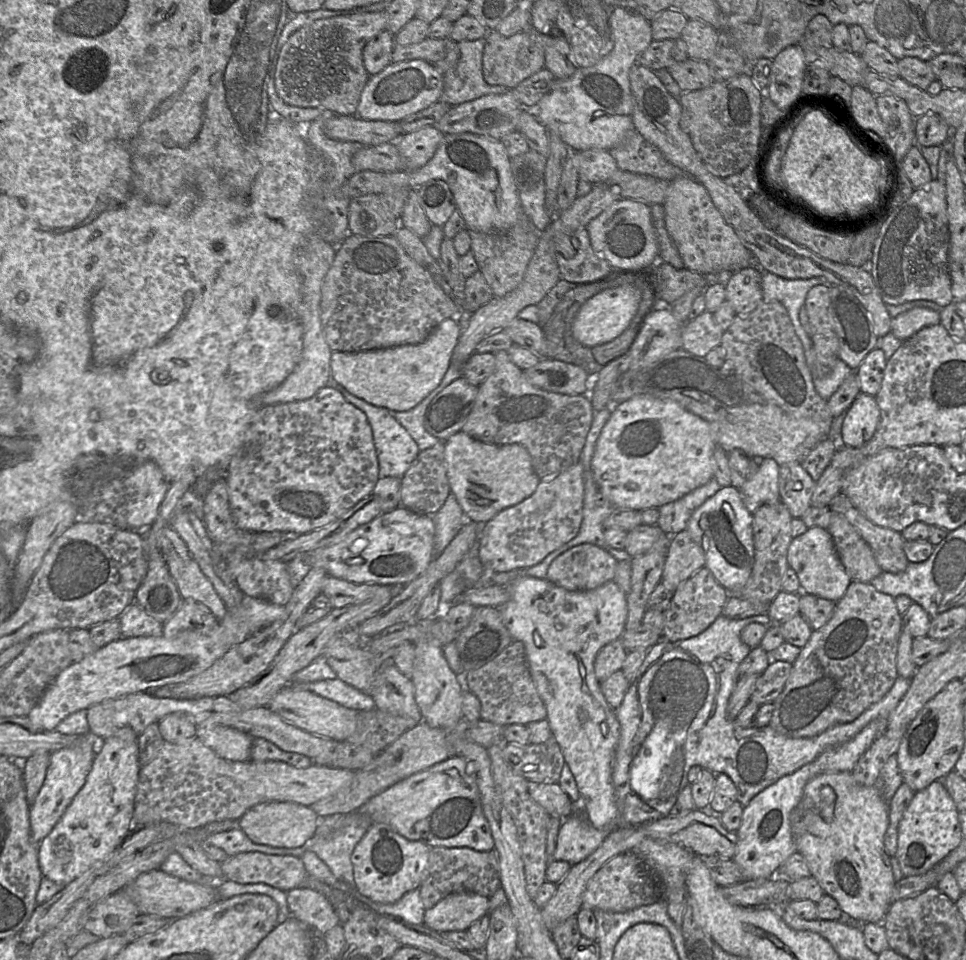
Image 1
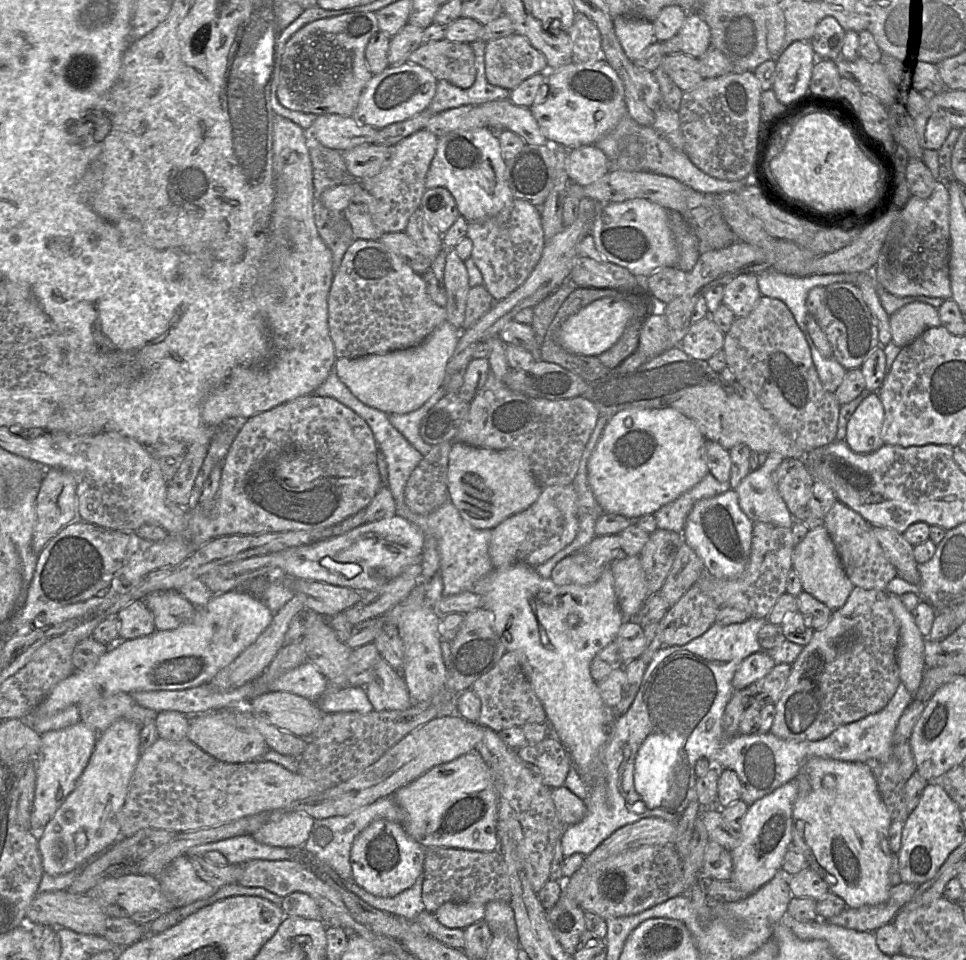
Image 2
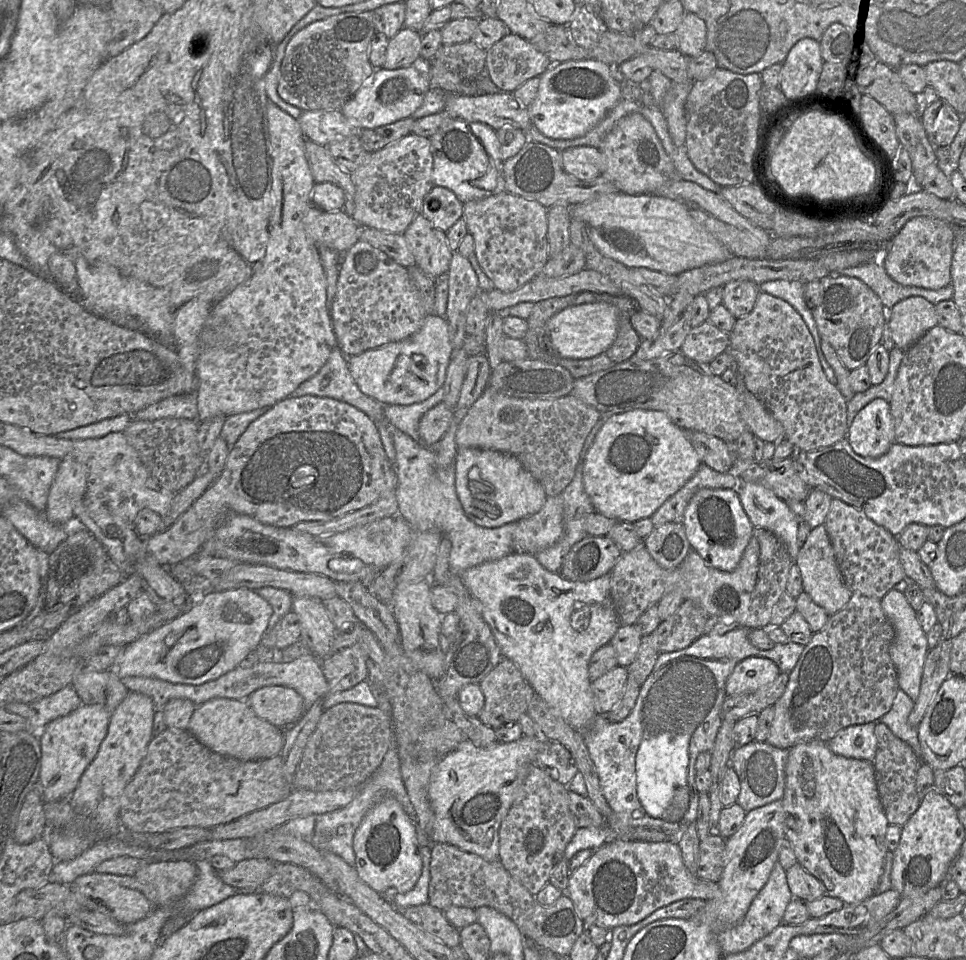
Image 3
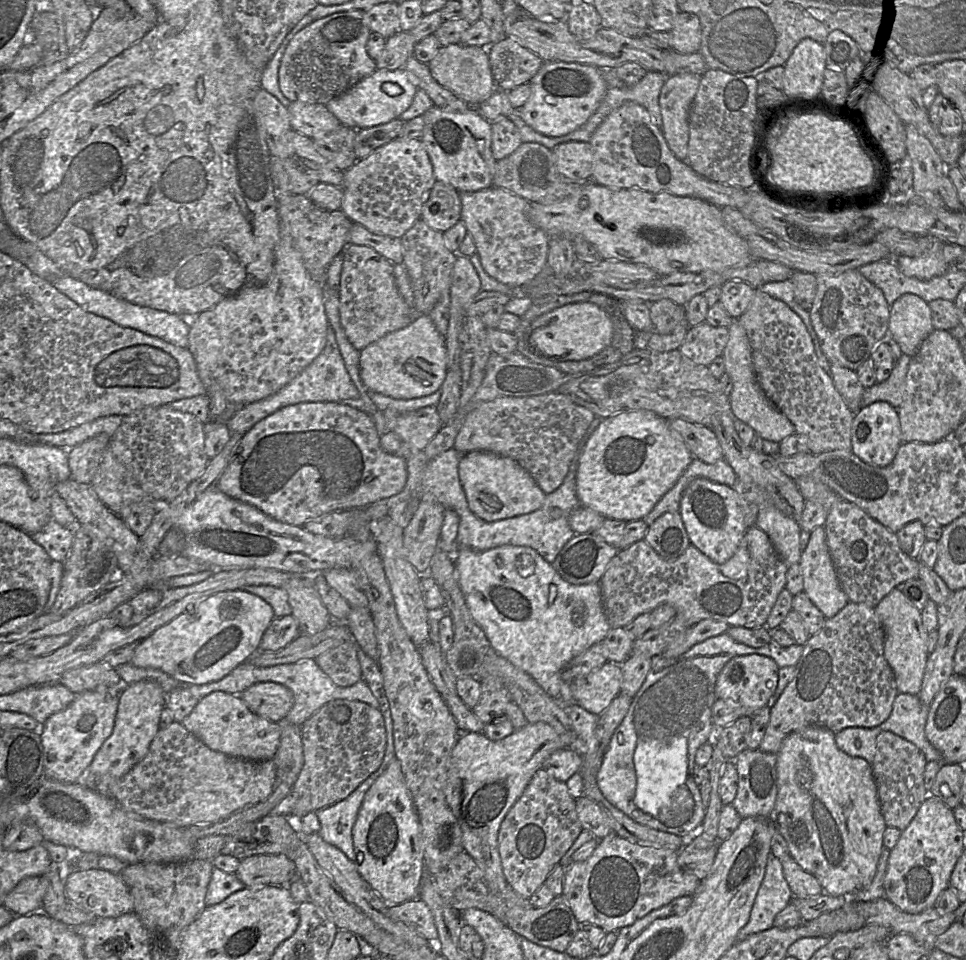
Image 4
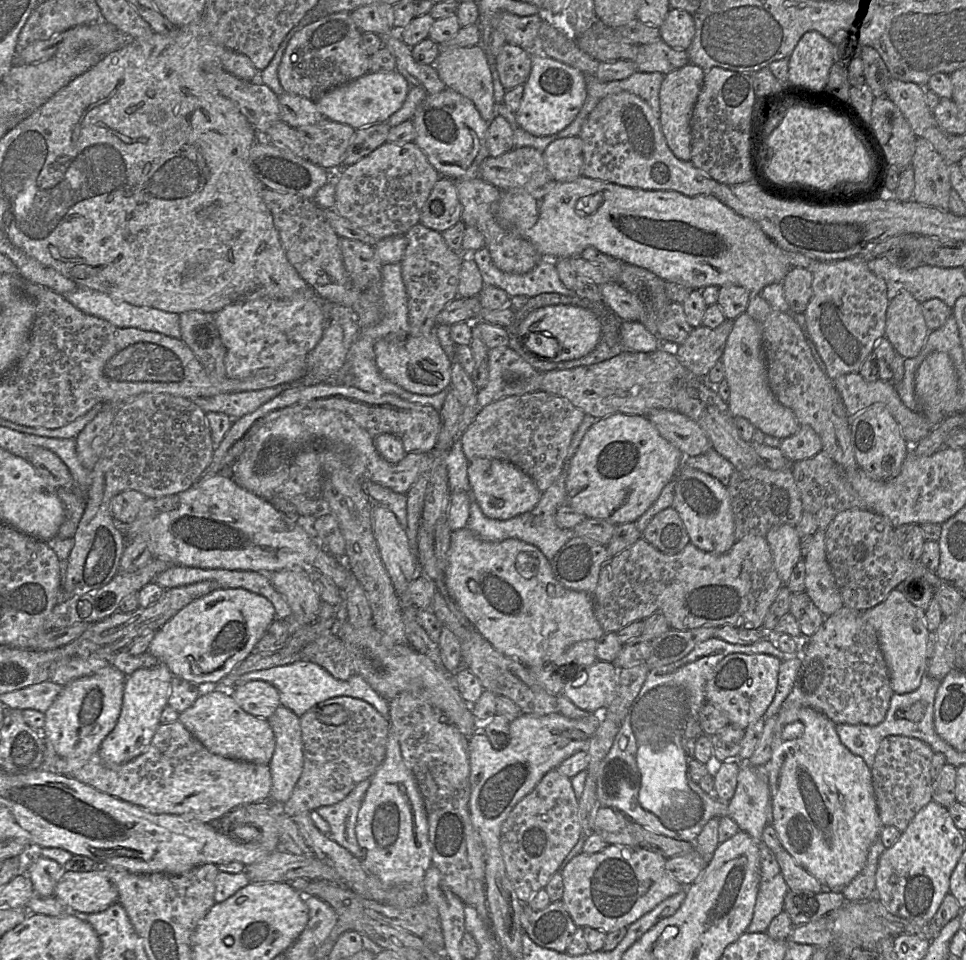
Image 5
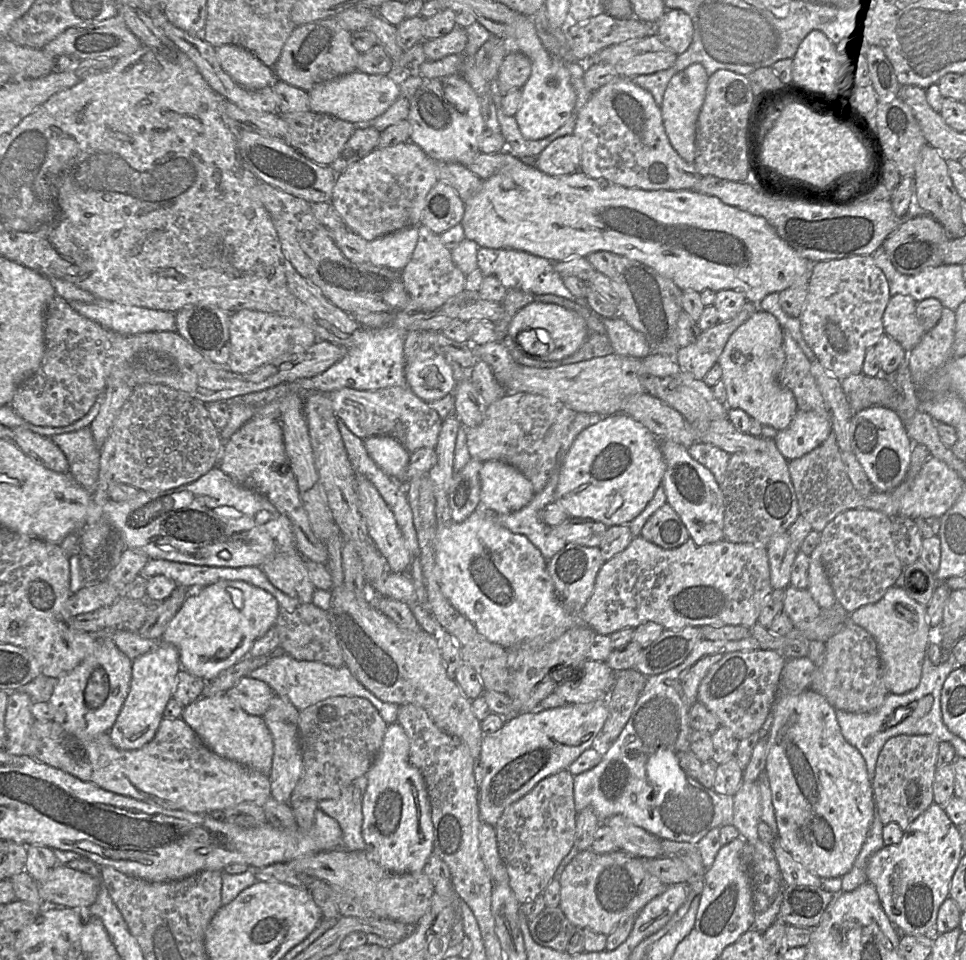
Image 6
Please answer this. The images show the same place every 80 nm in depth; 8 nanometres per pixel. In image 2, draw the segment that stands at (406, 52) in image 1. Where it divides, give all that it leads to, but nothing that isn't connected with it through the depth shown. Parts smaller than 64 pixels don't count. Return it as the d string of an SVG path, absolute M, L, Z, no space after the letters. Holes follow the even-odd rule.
M446 38L423 43L410 55L409 61L425 67L439 81L446 80L463 89L471 87L476 78L475 57L468 43L452 42Z

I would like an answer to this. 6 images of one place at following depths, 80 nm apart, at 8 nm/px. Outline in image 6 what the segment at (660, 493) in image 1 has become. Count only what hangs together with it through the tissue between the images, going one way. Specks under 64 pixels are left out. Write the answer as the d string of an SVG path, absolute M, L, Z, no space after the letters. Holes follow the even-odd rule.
M625 413L604 416L601 420L593 425L589 425L586 429L578 434L569 449L559 474L559 481L556 489L556 498L554 502L559 503L566 511L569 517L580 519L592 519L601 522L608 528L616 525L627 525L635 519L653 498L655 491L662 484L662 479L666 470L666 463L660 449L660 439L654 435L643 424L633 419Z

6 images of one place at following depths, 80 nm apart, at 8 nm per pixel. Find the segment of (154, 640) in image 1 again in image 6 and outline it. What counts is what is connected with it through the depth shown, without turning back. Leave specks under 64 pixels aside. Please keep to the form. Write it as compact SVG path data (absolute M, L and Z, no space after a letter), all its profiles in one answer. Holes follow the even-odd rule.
M220 581L191 592L160 640L178 649L184 670L209 681L245 658L254 642L275 625L278 615L276 599L265 590L244 581Z

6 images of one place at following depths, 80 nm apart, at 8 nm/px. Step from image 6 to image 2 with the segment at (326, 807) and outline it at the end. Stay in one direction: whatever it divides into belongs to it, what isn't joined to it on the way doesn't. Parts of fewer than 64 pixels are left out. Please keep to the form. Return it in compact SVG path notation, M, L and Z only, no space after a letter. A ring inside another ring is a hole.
M391 796L380 798L370 804L355 809L348 815L316 819L303 847L328 864L342 878L352 879L353 871L350 853L353 841L363 829L379 819L386 819L403 825L406 822L406 815Z

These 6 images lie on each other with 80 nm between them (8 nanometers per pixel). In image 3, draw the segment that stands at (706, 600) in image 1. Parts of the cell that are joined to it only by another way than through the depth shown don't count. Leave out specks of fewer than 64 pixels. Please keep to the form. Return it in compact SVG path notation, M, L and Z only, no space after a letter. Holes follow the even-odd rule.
M685 600L673 615L662 621L651 633L654 647L659 653L688 647L704 635L709 617L696 602Z

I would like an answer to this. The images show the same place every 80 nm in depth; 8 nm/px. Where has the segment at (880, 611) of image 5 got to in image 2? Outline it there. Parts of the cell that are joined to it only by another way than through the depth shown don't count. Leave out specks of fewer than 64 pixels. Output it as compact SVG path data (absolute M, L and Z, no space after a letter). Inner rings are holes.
M888 593L888 605L899 625L899 643L897 647L897 663L900 681L914 696L921 684L923 672L926 638L921 634L912 612L904 606L901 597Z

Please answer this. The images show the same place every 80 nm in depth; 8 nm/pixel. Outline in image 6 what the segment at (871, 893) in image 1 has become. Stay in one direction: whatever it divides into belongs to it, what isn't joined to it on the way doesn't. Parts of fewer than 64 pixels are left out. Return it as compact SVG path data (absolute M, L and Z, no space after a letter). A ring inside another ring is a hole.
M807 689L799 693L778 696L773 707L773 713L774 720L768 734L769 751L765 771L769 779L778 827L778 837L776 838L781 840L783 846L798 862L819 878L843 877L852 869L876 814L873 787L867 774L866 762L859 750L849 744L844 738L837 720L836 710L829 704L824 696L816 691Z

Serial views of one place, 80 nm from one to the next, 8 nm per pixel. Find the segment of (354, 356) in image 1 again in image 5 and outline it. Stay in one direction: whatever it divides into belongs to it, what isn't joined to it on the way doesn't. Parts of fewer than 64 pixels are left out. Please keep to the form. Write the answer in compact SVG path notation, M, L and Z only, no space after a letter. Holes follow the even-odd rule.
M435 333L407 336L402 342L381 339L374 346L376 365L388 381L416 395L432 396L451 387L452 358L441 347Z

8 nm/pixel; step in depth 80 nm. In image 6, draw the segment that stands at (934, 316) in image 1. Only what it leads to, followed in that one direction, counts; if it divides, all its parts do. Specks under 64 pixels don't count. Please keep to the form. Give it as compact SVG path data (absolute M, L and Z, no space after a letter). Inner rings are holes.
M896 294L890 297L883 314L884 333L895 339L906 352L911 351L925 333L916 316L916 304L909 295Z

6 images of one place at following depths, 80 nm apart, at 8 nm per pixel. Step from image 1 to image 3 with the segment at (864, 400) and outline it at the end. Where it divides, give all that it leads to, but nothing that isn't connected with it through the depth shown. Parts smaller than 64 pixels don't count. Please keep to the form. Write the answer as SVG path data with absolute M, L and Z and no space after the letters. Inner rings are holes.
M876 398L865 405L849 426L847 439L860 456L877 458L885 454L895 442L889 402Z

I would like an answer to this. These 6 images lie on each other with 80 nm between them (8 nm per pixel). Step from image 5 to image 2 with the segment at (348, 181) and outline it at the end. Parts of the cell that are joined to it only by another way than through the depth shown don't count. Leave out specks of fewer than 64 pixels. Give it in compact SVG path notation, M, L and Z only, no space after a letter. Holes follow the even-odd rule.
M423 128L390 147L392 154L386 168L372 178L359 180L362 187L374 197L372 220L383 233L405 232L410 217L420 208L437 142L437 136Z

